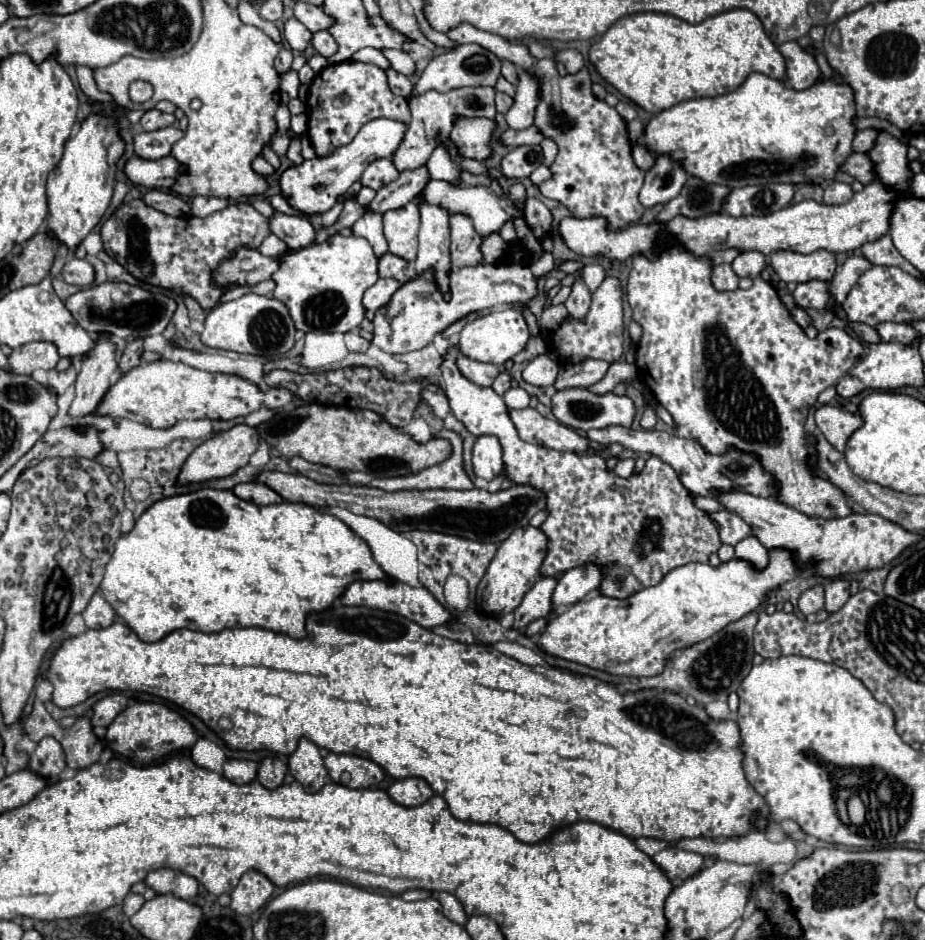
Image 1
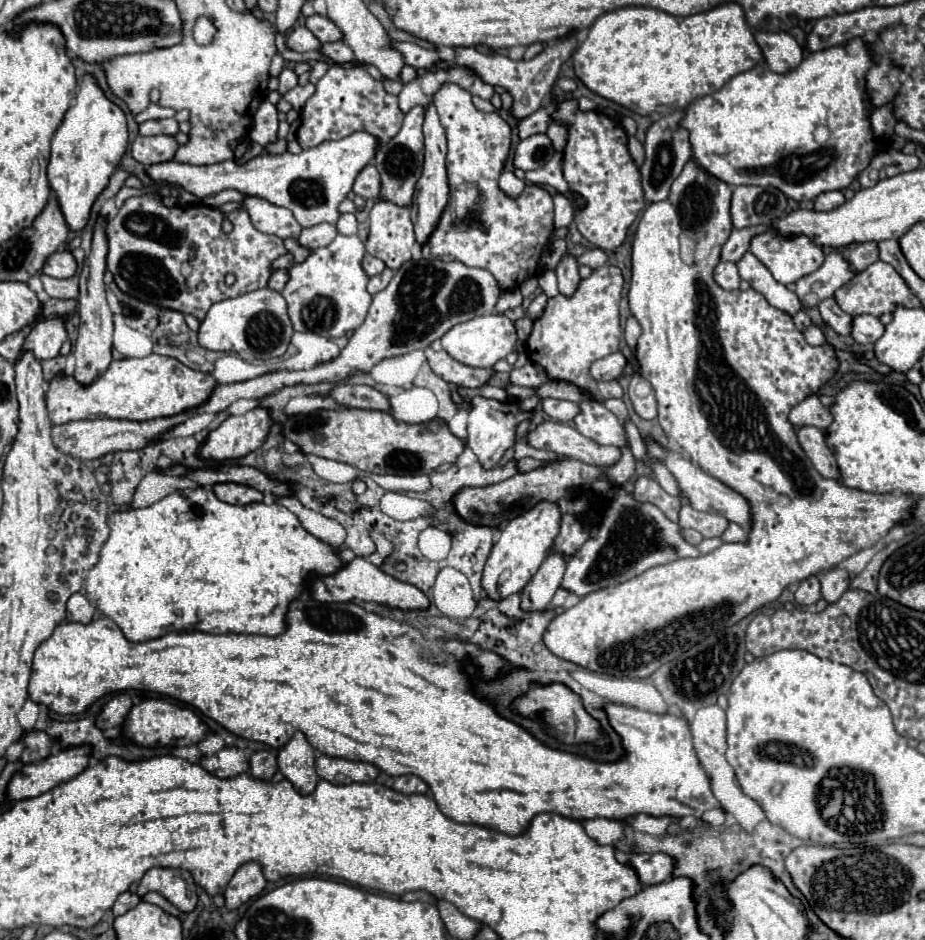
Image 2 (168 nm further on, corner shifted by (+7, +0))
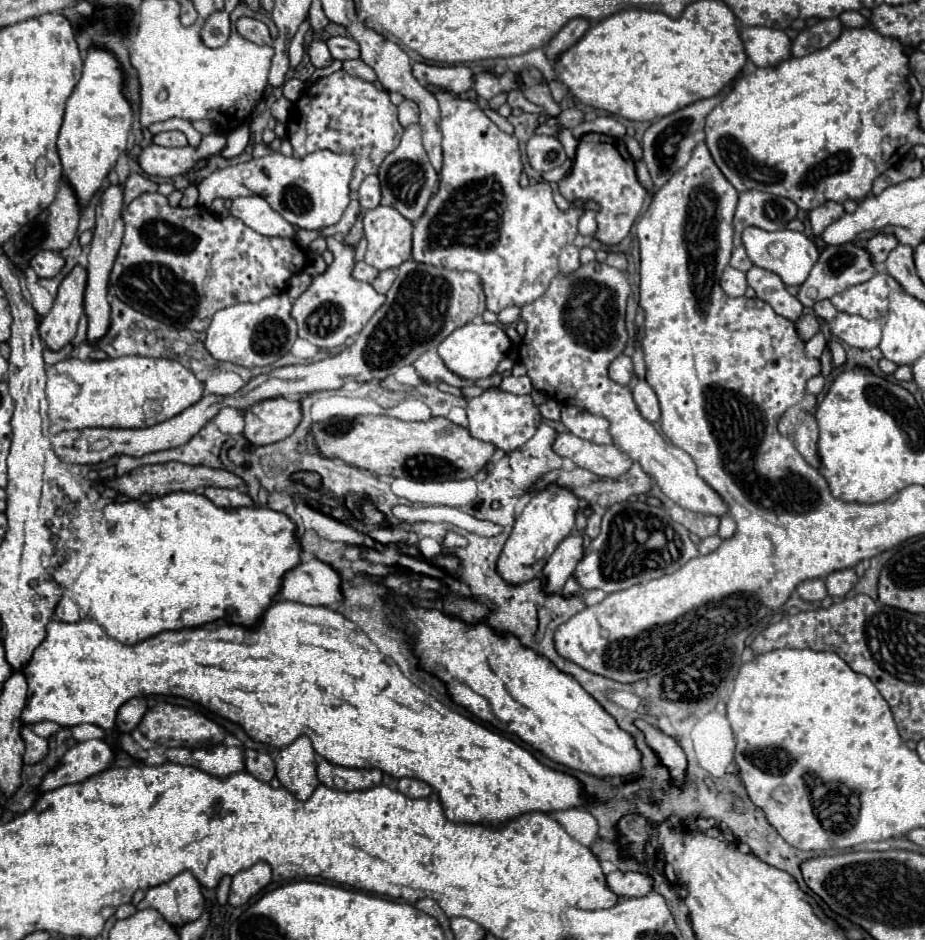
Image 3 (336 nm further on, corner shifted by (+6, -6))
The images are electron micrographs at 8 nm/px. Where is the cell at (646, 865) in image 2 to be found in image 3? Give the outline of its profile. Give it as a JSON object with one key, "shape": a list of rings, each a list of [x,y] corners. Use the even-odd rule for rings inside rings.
{"shape":[[[615,871],[607,875],[607,885],[621,897],[643,897],[653,891],[653,877],[639,871]]]}

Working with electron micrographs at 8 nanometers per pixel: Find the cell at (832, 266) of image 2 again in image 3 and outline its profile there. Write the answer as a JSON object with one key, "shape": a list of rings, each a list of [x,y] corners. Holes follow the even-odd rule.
{"shape":[[[847,243],[847,245],[837,245],[837,247],[825,247],[819,261],[815,263],[811,275],[807,277],[807,281],[801,285],[797,299],[805,305],[805,307],[813,307],[817,301],[823,299],[831,299],[835,293],[841,293],[853,285],[859,285],[863,281],[869,281],[875,275],[875,267],[869,261],[869,253],[855,245],[855,243]]]}

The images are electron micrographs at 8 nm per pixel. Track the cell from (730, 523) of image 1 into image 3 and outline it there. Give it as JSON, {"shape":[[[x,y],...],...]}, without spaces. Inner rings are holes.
{"shape":[[[673,505],[673,507],[669,509],[669,515],[671,515],[673,521],[681,523],[683,527],[687,527],[691,533],[699,535],[701,539],[711,537],[711,535],[717,535],[717,529],[719,529],[719,517],[693,513],[693,511],[687,511],[687,509],[679,507],[679,505]]]}

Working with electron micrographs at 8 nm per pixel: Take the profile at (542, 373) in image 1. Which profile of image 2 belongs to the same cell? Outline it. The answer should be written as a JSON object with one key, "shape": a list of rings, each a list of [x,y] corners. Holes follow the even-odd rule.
{"shape":[[[528,361],[520,369],[512,369],[512,373],[510,373],[510,383],[520,385],[520,387],[540,387],[546,381],[548,381],[548,377],[546,377],[544,369],[532,361]]]}

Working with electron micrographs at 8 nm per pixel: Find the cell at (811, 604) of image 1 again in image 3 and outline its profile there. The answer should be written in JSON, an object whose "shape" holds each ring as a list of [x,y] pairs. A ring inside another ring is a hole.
{"shape":[[[811,579],[811,581],[803,581],[797,587],[797,593],[803,601],[807,603],[815,603],[827,597],[827,589],[825,589],[825,581],[823,579]]]}

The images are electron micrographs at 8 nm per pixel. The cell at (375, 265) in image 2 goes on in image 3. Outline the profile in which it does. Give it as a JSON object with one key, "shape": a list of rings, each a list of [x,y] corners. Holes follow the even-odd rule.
{"shape":[[[359,261],[359,263],[355,265],[355,269],[353,269],[353,277],[355,277],[355,279],[359,279],[359,281],[367,281],[367,283],[373,283],[377,275],[379,275],[379,271],[377,271],[375,267],[367,265],[365,261]]]}

